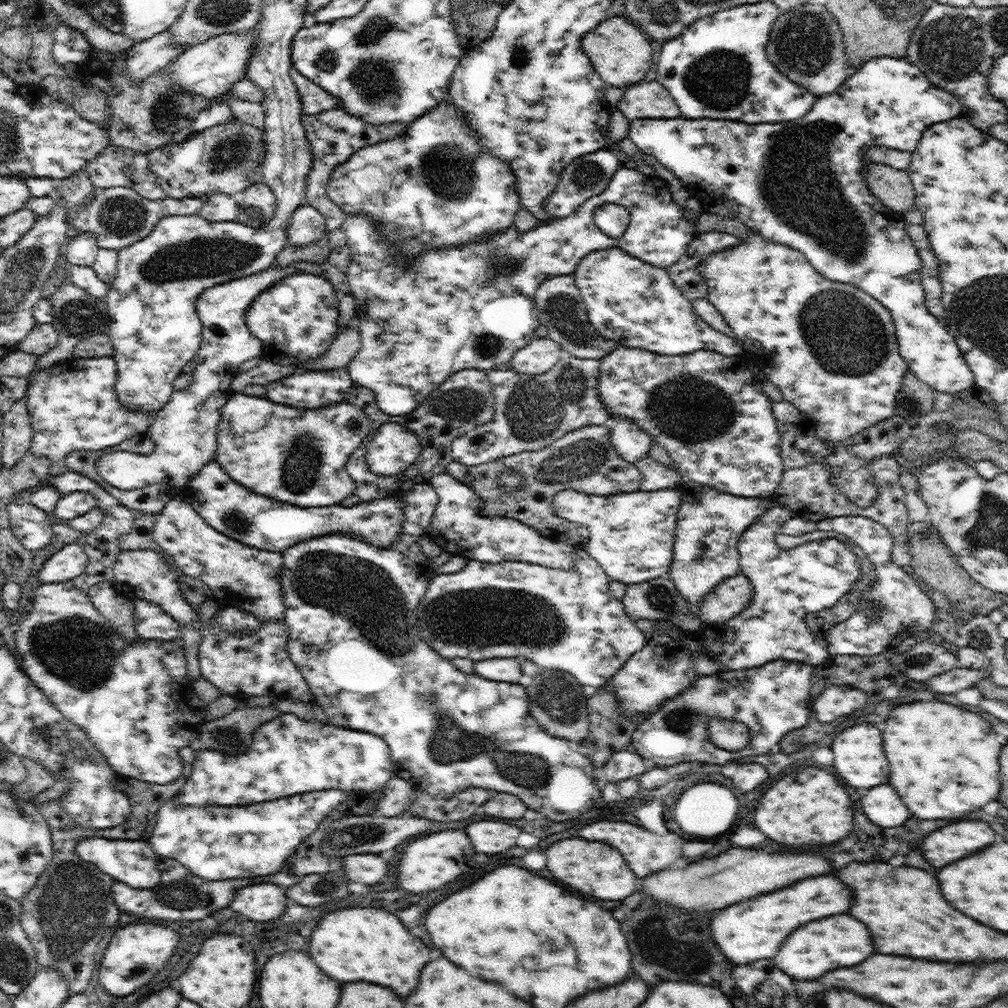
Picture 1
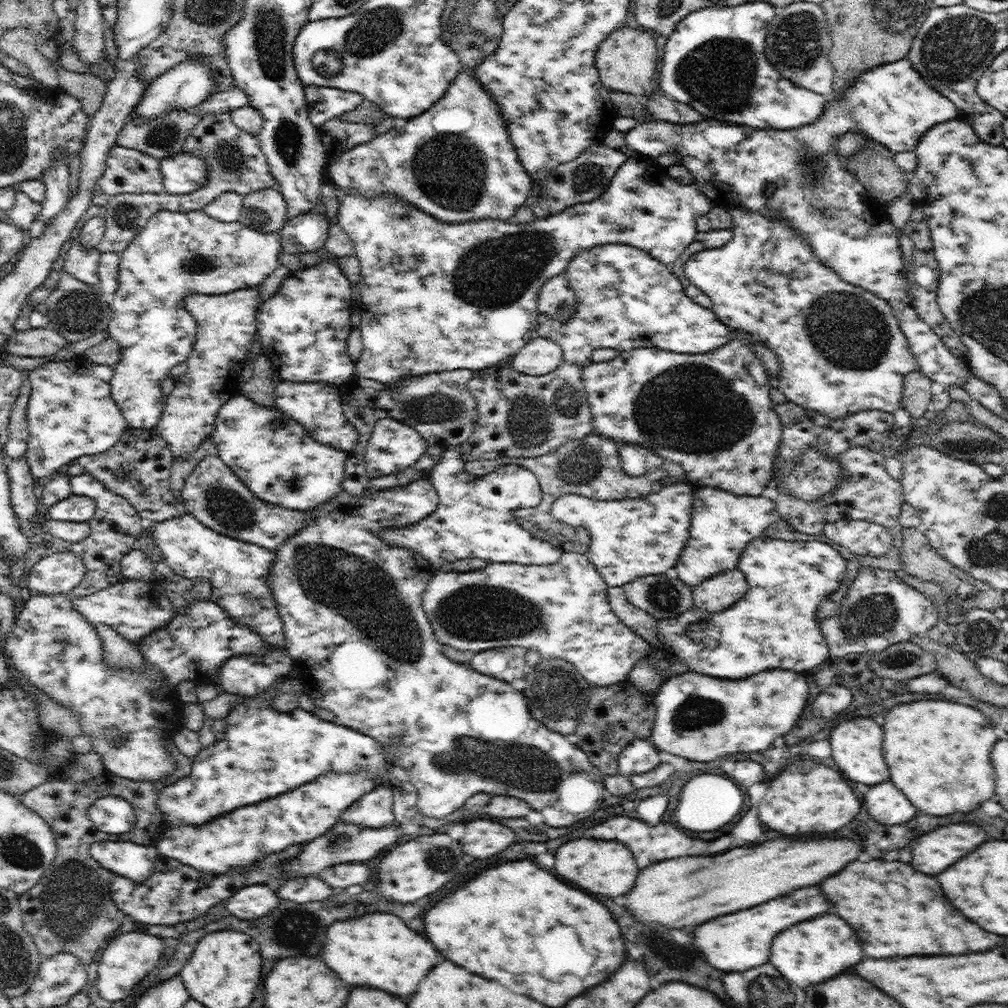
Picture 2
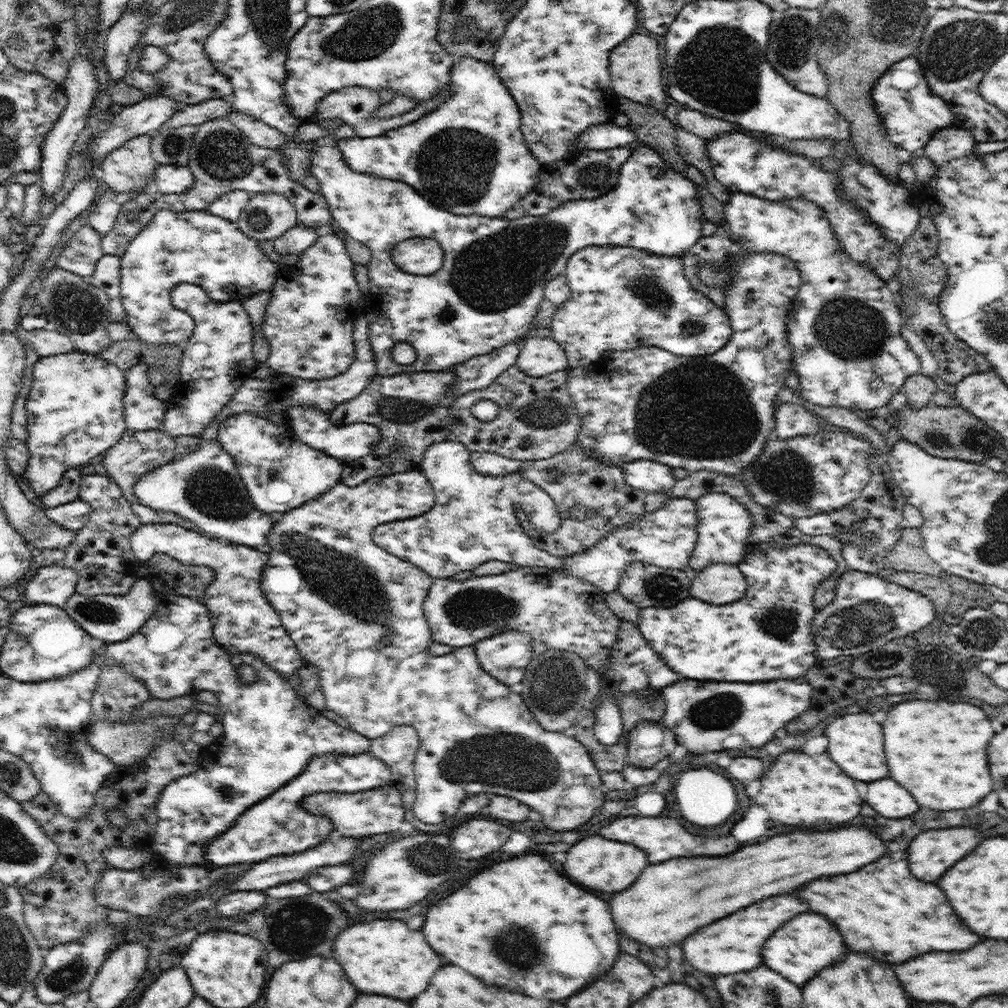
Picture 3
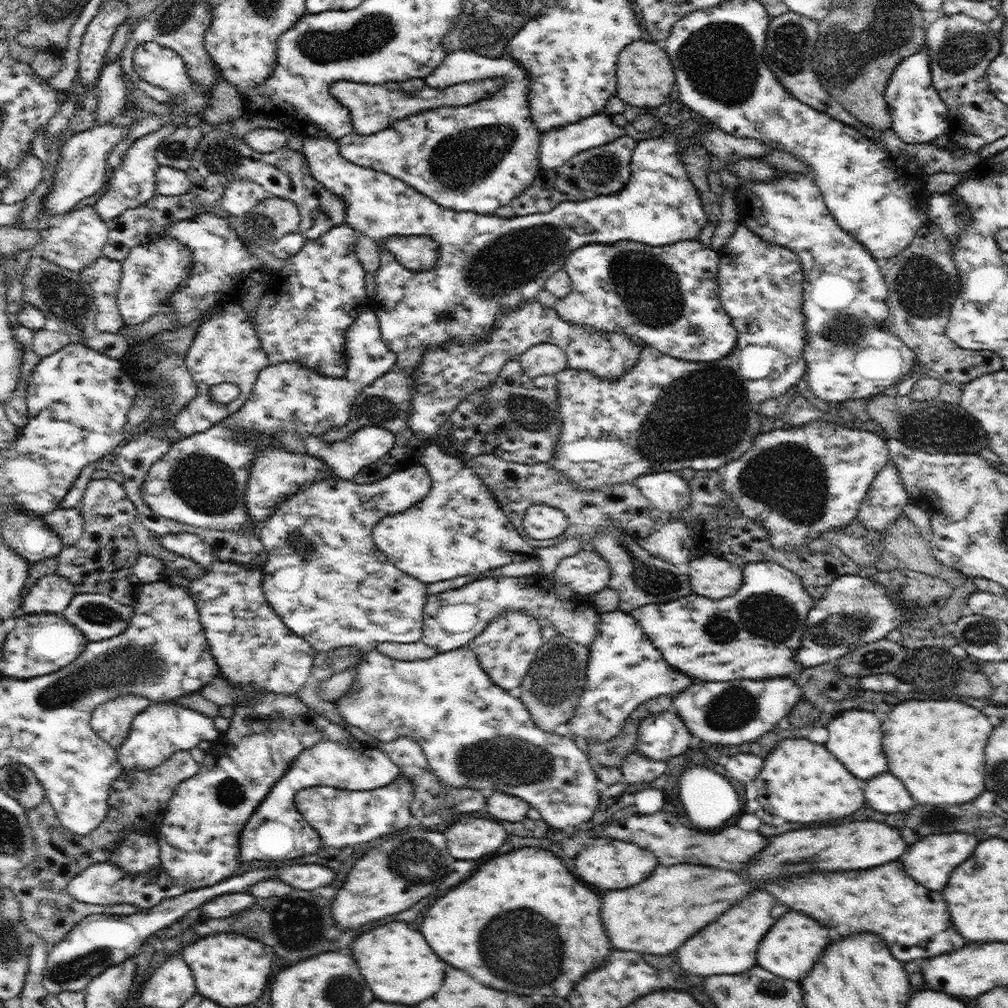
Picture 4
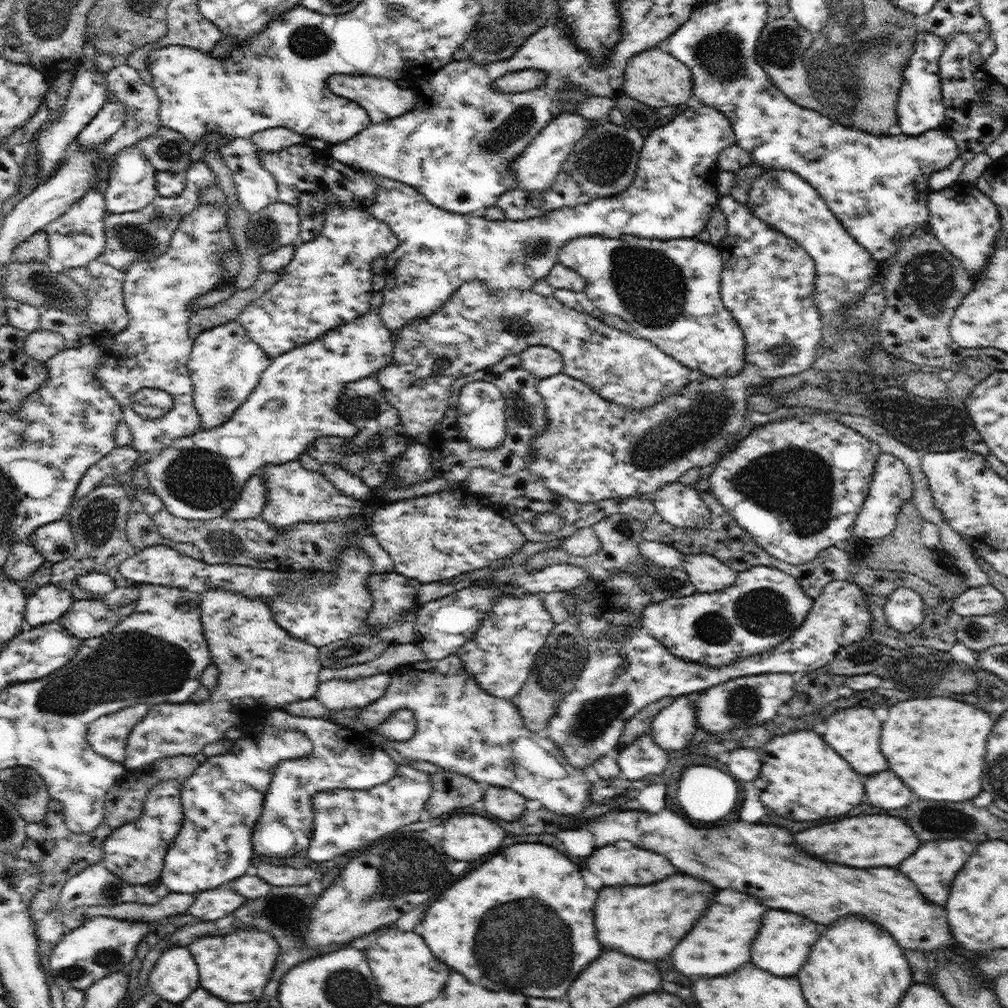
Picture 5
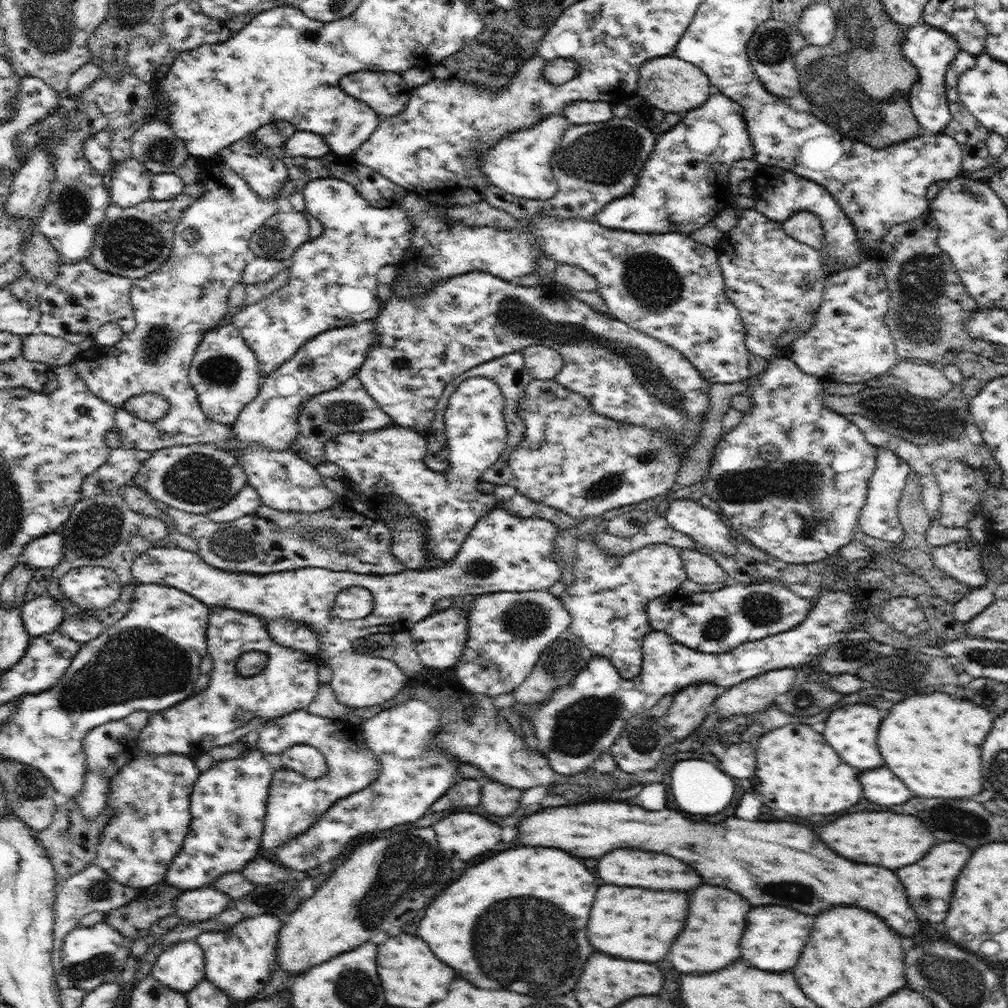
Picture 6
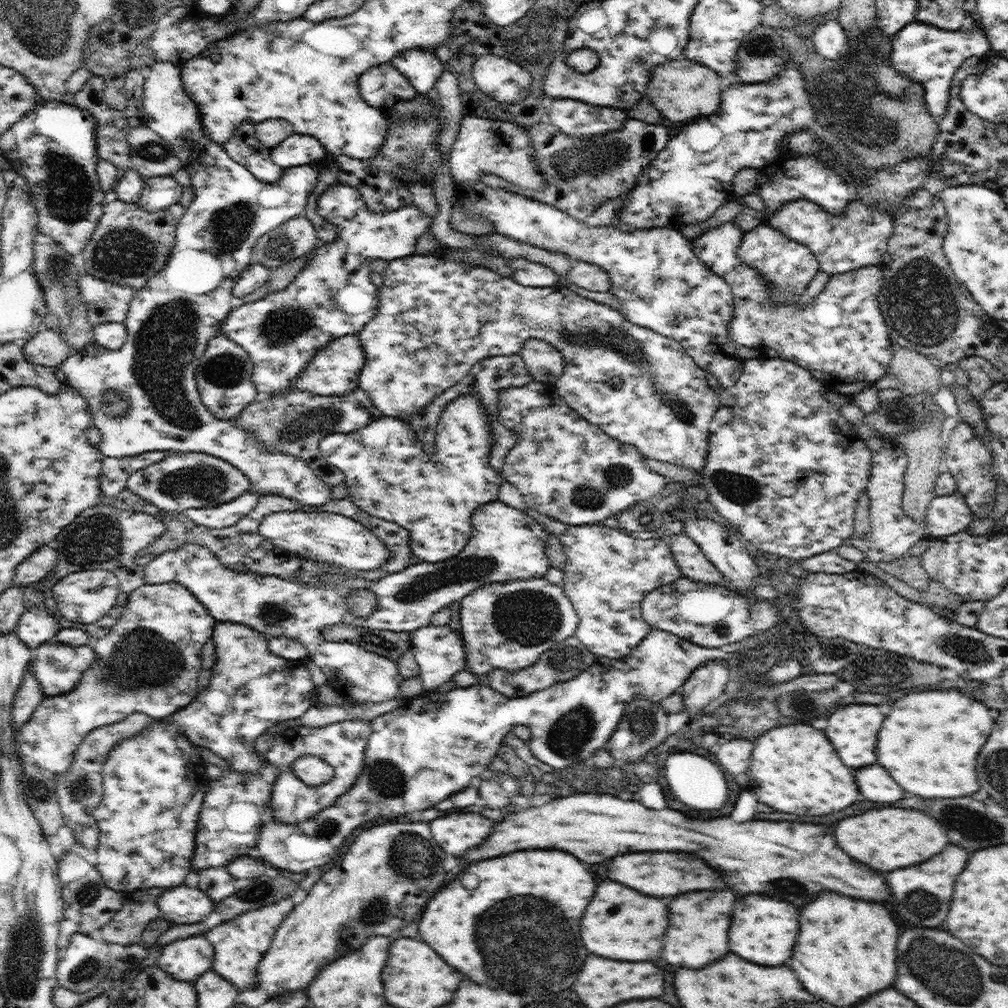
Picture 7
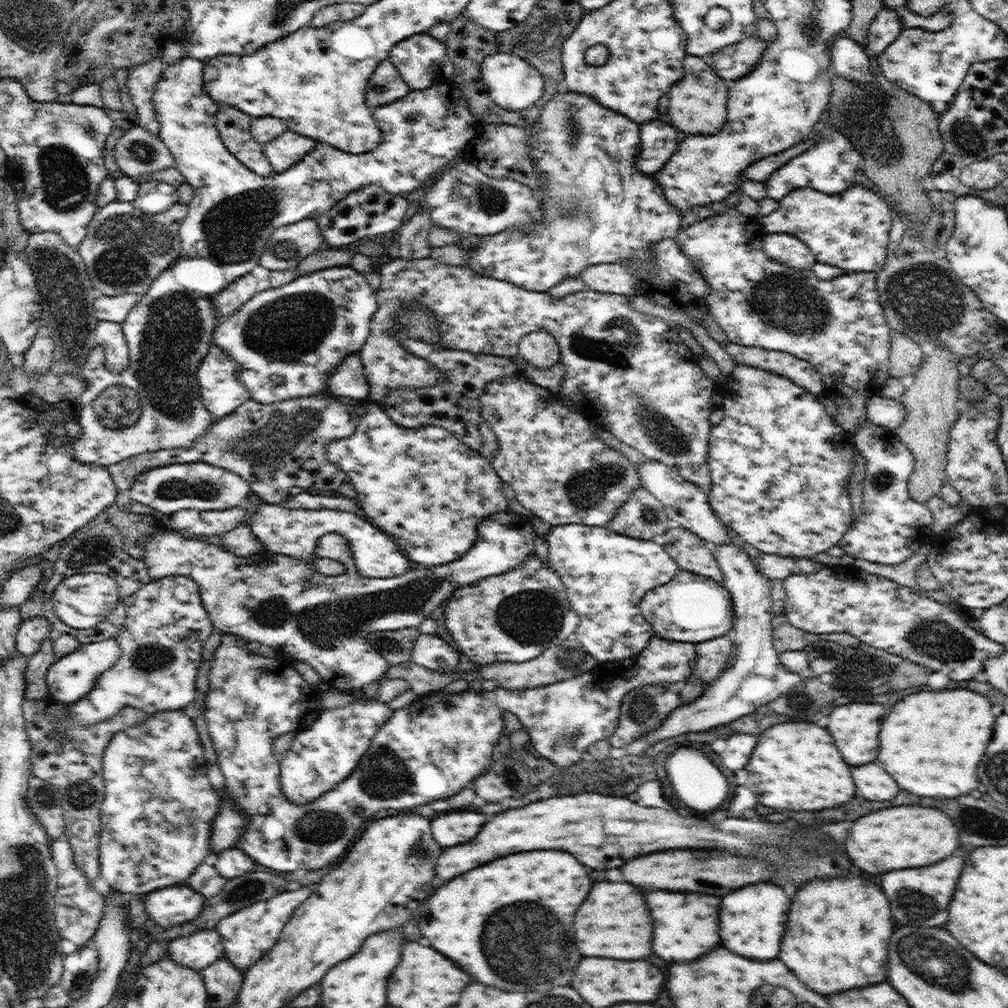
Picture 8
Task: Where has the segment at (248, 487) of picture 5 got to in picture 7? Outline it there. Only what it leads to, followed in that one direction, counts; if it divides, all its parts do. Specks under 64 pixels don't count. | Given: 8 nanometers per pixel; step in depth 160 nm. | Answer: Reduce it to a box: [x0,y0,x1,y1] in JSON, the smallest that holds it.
[182,490,259,528]

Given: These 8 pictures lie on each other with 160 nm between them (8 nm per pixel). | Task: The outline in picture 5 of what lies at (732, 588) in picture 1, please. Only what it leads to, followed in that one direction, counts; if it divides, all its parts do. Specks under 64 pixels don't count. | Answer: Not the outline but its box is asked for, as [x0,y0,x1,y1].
[683,554,738,592]

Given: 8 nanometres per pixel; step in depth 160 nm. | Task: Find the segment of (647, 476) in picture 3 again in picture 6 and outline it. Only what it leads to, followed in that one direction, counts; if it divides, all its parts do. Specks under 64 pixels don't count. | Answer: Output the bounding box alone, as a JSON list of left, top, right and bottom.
[664,499,737,556]

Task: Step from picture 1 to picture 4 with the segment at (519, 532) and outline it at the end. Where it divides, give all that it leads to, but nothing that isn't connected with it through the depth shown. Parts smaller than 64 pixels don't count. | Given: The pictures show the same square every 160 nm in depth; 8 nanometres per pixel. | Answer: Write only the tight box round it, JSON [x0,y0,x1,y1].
[371,443,569,584]

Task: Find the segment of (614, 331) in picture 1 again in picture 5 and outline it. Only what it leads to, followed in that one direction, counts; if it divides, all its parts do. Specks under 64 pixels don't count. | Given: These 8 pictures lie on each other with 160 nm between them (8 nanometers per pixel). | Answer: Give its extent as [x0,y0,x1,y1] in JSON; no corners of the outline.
[552,235,746,377]

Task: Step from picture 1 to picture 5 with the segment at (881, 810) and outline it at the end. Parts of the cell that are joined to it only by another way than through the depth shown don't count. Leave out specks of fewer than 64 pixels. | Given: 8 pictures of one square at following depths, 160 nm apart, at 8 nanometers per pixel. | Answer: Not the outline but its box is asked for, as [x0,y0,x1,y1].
[866,770,912,810]

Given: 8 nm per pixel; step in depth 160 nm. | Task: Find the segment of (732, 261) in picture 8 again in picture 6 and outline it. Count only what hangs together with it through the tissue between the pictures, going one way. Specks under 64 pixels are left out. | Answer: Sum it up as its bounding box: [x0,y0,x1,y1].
[790,257,898,384]

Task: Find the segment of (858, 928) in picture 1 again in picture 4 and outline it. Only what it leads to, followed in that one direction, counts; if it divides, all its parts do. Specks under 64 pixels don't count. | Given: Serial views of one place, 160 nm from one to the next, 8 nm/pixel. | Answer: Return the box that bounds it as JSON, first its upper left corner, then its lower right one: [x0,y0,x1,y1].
[758,910,830,980]

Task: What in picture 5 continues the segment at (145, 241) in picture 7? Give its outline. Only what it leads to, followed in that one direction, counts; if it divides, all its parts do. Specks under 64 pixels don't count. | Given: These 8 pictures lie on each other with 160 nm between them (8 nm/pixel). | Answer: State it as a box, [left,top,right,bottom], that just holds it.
[100,160,217,271]

